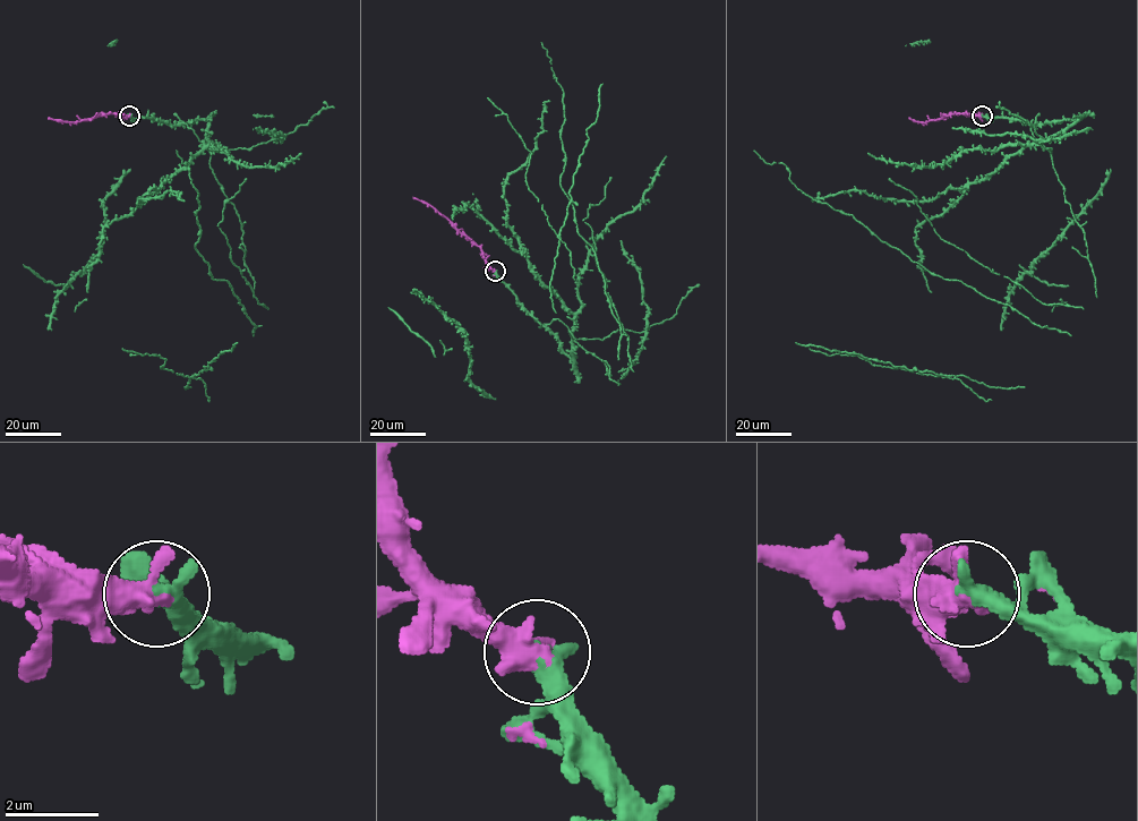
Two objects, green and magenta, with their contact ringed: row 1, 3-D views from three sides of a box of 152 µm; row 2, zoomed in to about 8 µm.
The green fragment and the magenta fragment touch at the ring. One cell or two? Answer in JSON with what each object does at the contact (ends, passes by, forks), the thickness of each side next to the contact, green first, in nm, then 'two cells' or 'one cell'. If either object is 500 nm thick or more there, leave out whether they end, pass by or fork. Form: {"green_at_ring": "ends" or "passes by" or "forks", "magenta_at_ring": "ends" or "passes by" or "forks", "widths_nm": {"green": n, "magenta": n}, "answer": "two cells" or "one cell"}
{"widths_nm": {"green": 480, "magenta": 600}, "answer": "one cell"}

